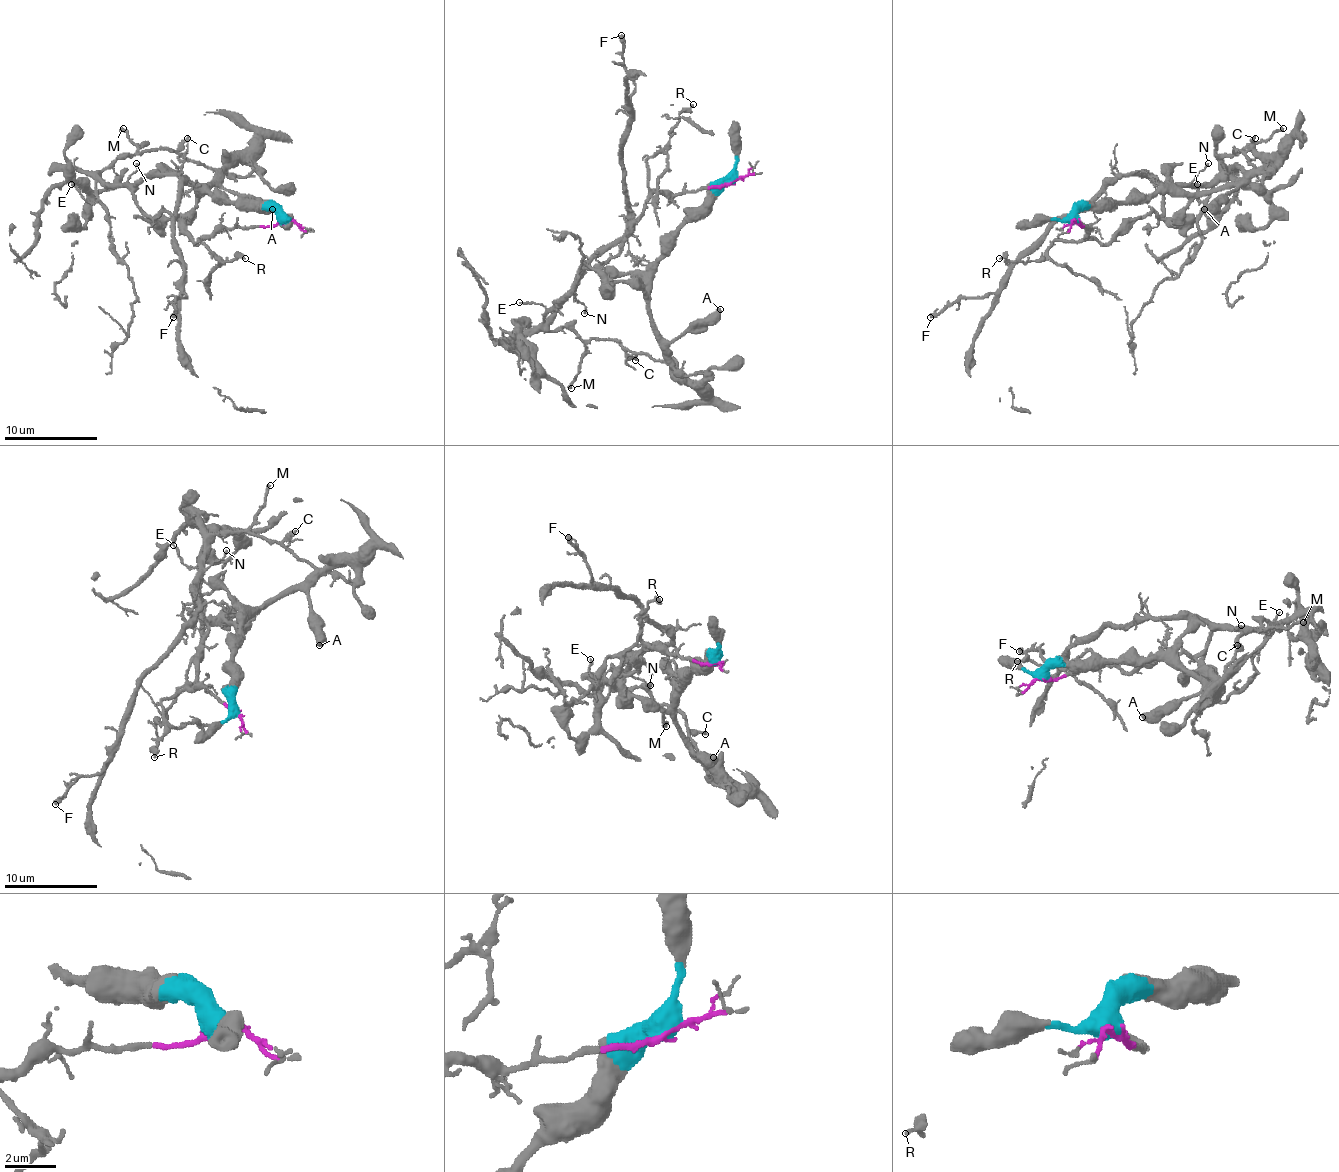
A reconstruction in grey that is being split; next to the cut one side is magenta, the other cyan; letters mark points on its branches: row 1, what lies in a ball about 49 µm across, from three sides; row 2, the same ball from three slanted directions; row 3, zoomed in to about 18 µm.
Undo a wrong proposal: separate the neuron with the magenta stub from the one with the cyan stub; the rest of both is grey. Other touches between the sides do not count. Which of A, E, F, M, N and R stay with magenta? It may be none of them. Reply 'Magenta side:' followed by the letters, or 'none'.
Magenta side: E, F, M, N, R

